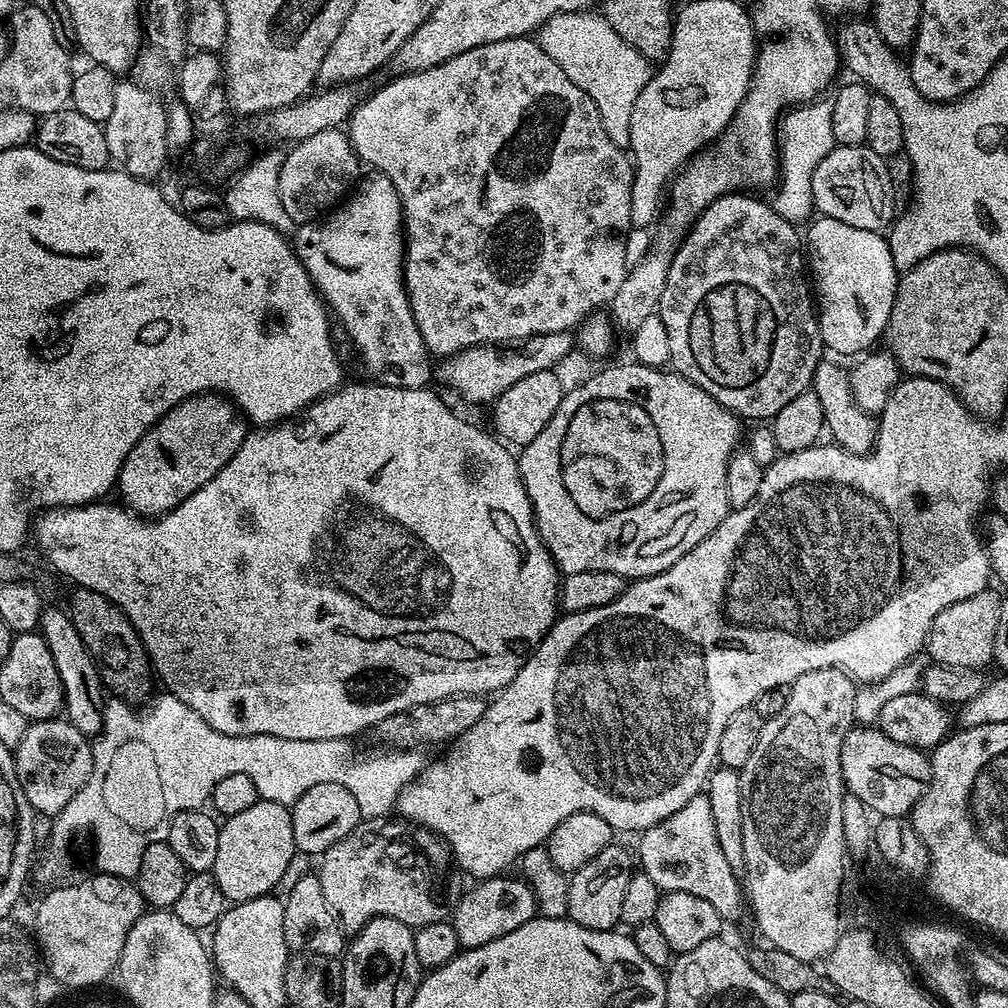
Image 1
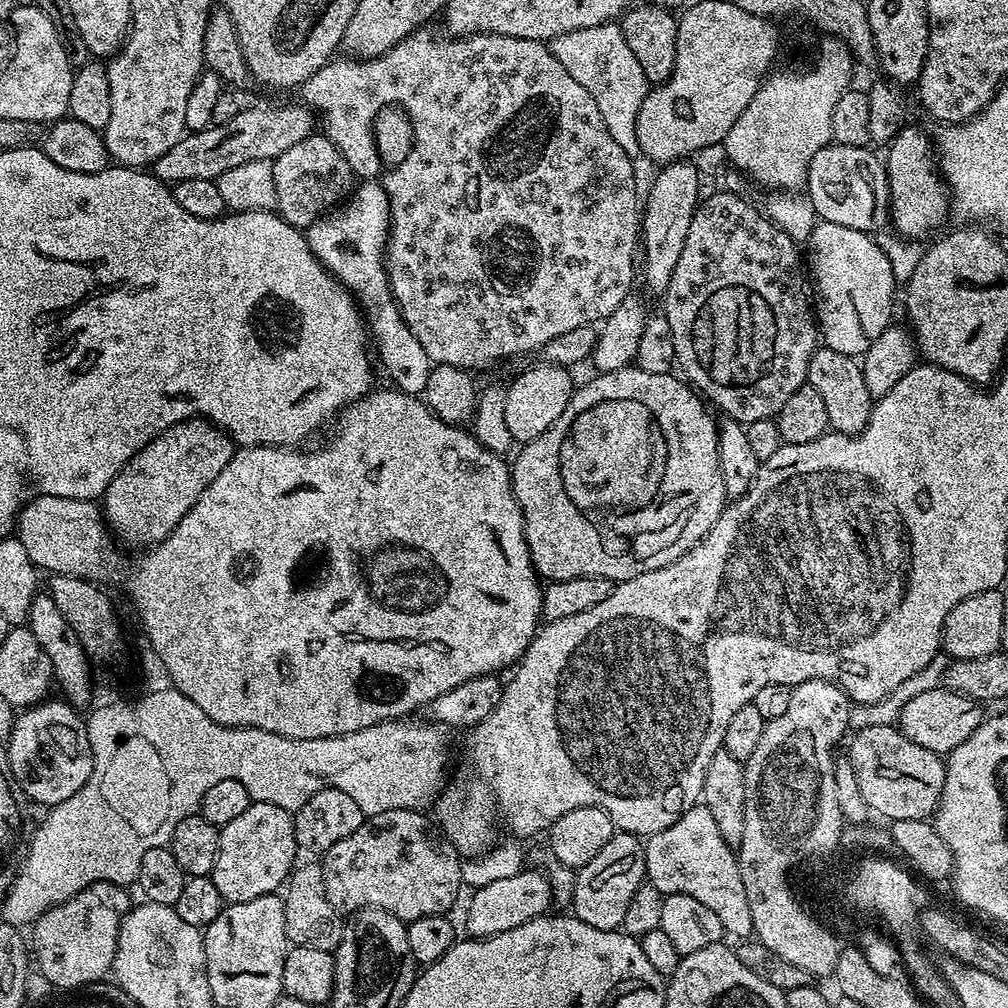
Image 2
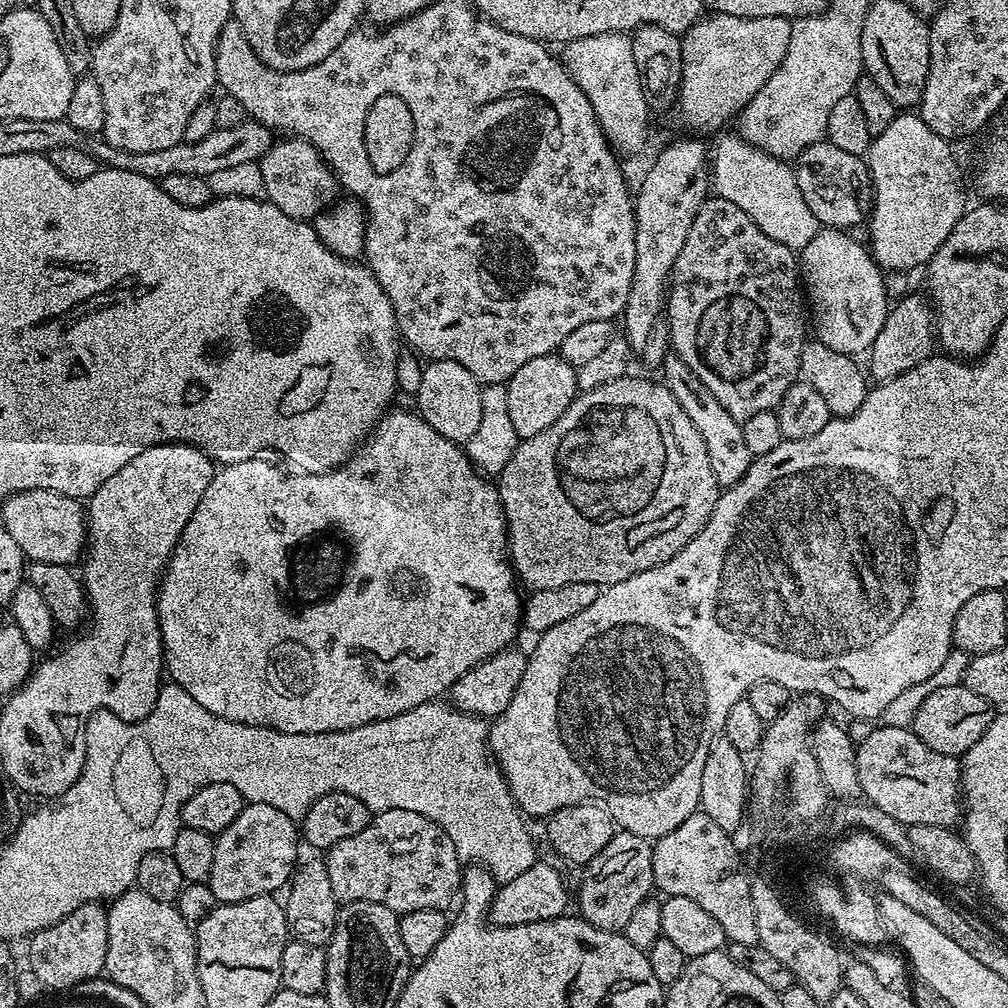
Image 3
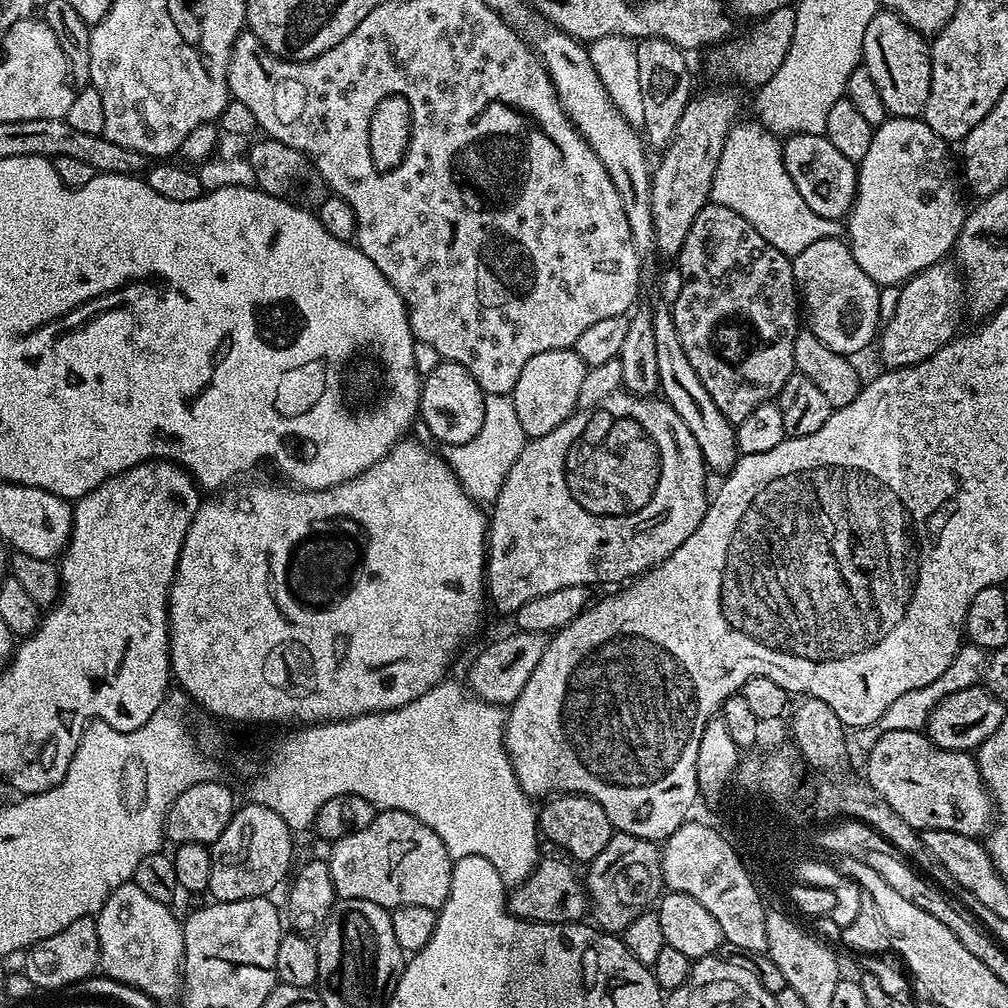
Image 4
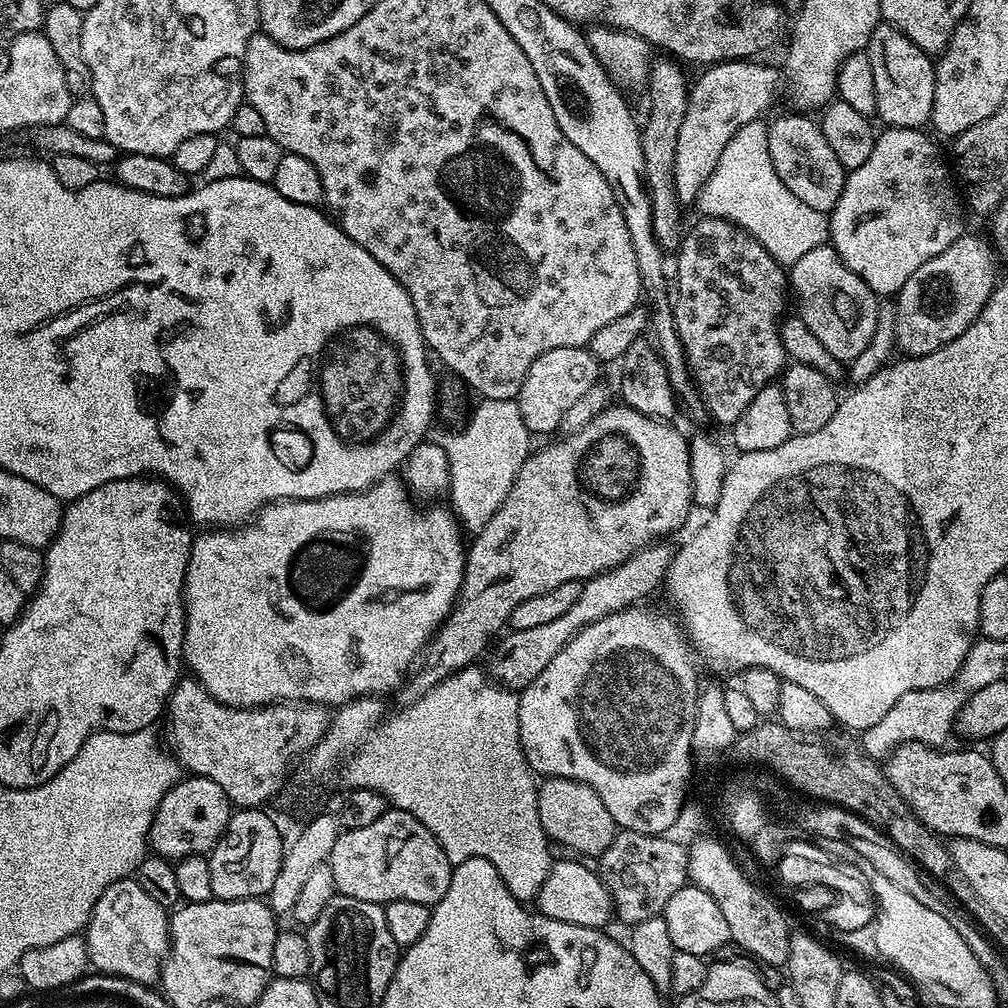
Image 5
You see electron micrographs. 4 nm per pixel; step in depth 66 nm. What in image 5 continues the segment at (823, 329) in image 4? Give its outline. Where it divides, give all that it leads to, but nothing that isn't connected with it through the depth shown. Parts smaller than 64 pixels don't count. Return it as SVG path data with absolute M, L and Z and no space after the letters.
M818 246L790 266L790 292L796 295L795 311L800 320L810 326L818 342L822 342L836 360L851 362L866 350L866 342L870 342L874 334L878 296L838 258L832 247Z

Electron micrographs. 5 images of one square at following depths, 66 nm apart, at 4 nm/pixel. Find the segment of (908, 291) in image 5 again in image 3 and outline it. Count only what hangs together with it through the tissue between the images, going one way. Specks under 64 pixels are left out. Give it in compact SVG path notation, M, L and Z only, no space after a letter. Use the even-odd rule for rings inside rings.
M904 296L895 301L889 311L886 322L882 322L882 330L878 330L878 338L874 338L867 353L867 371L876 382L893 380L918 366L934 352L934 312L929 301L920 296ZM933 344L933 348L932 348ZM872 371L872 372L871 372Z

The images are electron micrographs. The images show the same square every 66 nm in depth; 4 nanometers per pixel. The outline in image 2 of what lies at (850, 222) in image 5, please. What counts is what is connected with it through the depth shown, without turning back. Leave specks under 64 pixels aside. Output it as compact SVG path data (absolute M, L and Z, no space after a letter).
M906 126L887 145L888 202L890 224L901 232L901 237L928 236L947 216L950 216L950 193L943 176L938 171L934 144L924 132Z

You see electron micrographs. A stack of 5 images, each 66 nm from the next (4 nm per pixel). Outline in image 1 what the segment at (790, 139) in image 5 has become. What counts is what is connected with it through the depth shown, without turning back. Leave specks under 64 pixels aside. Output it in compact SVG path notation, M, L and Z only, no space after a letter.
M842 144L830 150L830 154L818 162L818 170L814 170L815 211L822 216L838 218L838 222L846 222L846 226L858 226L858 230L883 233L891 228L898 207L888 164L885 157L874 154L874 150L866 146Z

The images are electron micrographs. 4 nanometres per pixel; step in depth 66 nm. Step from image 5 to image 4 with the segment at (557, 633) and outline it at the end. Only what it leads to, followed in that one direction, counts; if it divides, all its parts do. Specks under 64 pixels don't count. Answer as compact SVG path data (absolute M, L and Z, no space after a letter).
M512 630L509 636L488 644L472 660L468 668L467 687L471 688L473 694L482 698L488 704L499 704L511 706L522 694L522 686L530 682L530 674L542 662L542 654L546 654L549 637L543 632L522 632Z

